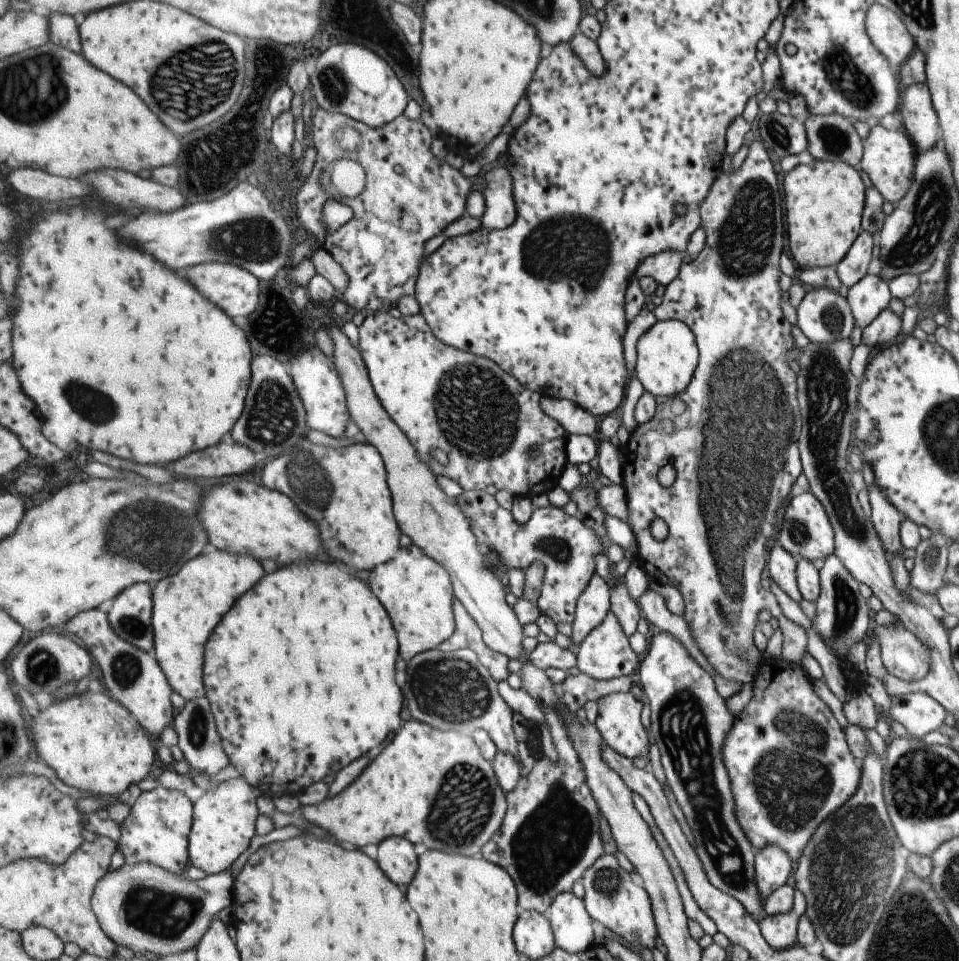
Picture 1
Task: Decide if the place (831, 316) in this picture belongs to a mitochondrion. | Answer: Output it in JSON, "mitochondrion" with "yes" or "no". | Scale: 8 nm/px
{"mitochondrion":"yes"}

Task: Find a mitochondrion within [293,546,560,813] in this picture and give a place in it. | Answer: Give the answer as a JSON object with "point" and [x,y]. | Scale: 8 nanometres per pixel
{"point":[450,684]}

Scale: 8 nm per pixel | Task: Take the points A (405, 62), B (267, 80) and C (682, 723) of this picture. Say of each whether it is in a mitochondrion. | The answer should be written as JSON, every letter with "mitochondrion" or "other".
{"A":"other","B":"other","C":"mitochondrion"}

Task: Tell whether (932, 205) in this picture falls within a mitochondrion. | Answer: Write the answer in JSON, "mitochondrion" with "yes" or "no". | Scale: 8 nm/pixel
{"mitochondrion":"yes"}

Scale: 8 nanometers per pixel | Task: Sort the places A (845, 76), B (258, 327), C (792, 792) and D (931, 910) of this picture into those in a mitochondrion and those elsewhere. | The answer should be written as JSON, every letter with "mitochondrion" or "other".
{"A":"mitochondrion","B":"other","C":"mitochondrion","D":"mitochondrion"}

